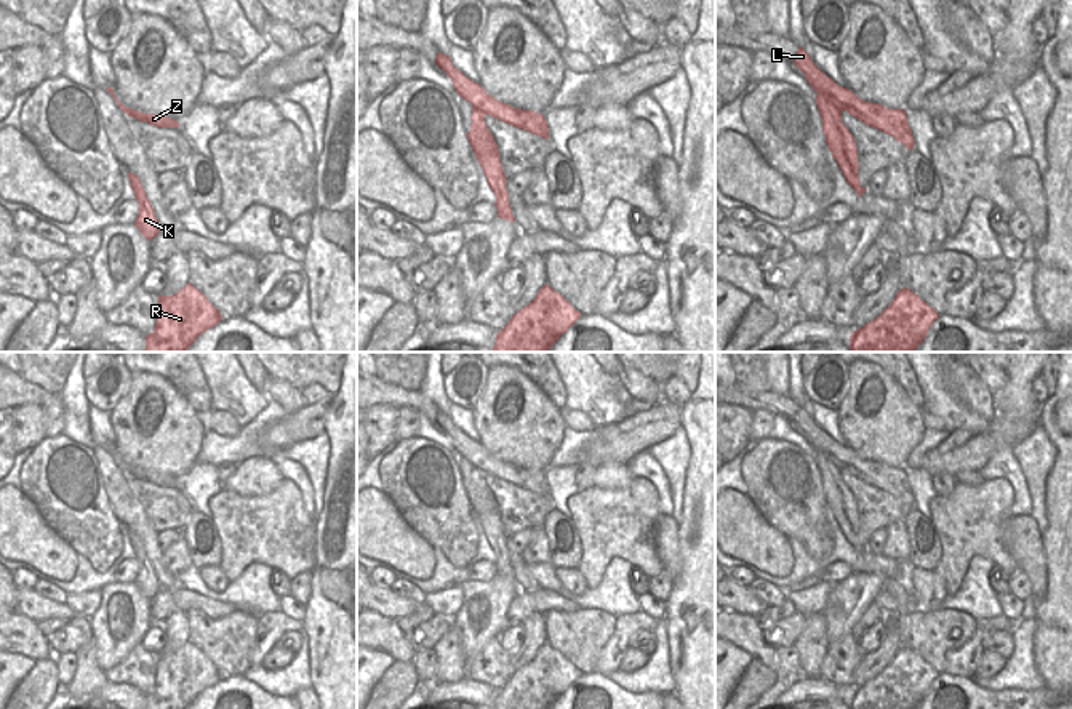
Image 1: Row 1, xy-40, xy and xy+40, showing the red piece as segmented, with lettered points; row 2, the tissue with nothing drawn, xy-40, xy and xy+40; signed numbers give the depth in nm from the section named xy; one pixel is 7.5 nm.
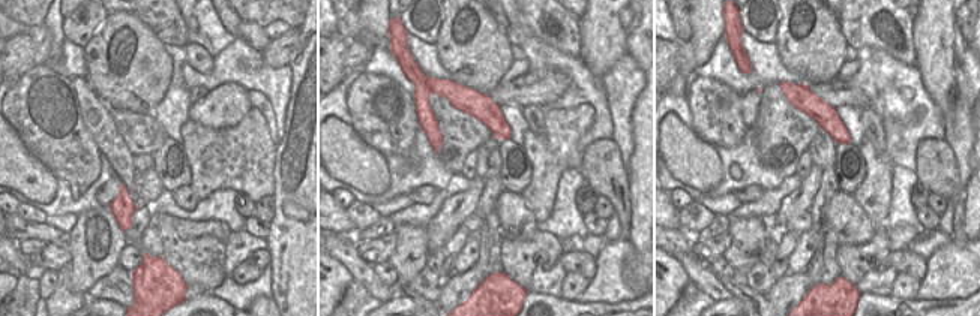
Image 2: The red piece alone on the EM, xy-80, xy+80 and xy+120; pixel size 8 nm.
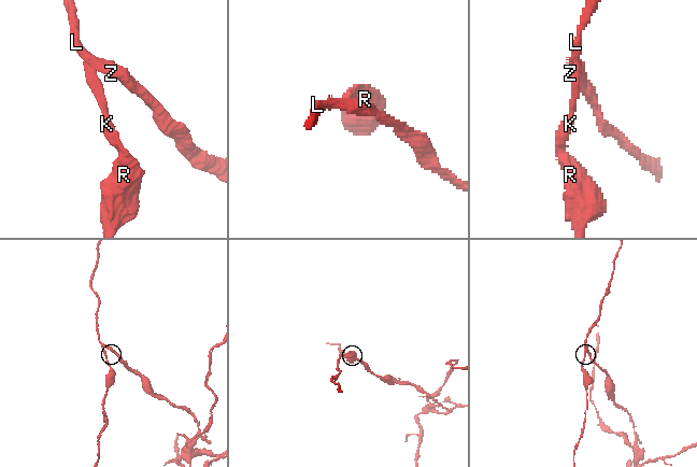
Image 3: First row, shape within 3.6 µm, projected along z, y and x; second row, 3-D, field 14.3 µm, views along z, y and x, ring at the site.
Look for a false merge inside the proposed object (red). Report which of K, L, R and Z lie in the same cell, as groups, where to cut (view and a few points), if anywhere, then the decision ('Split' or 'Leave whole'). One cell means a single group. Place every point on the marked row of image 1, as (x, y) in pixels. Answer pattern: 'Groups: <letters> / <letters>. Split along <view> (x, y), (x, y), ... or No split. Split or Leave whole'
Groups: K L R / Z. Split along xy+40 (845, 88), (831, 98), (831, 103), (840, 112). Split

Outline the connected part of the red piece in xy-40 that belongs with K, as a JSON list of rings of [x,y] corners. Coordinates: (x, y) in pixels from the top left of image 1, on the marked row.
[[[131,171],[128,173],[128,178],[131,181],[131,189],[134,192],[134,198],[139,203],[139,214],[134,221],[134,226],[150,242],[162,230],[160,224],[154,214],[154,208],[146,195],[141,179]]]

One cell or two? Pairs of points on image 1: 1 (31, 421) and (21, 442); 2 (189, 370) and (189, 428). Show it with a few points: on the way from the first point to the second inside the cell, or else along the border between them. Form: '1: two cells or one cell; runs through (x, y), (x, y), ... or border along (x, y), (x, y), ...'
1: one cell; runs through (29, 426), (24, 437)
2: two cells; border along (162, 376), (197, 410)

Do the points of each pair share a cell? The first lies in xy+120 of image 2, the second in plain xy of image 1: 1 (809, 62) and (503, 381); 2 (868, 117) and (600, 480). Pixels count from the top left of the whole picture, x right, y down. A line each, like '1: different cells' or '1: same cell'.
1: same cell
2: different cells

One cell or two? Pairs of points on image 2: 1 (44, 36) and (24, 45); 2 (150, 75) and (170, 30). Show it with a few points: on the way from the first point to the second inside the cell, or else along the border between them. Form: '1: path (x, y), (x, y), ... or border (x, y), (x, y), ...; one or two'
1: border (27, 35), (33, 45), (35, 65); two
2: border (138, 20), (164, 45); two

